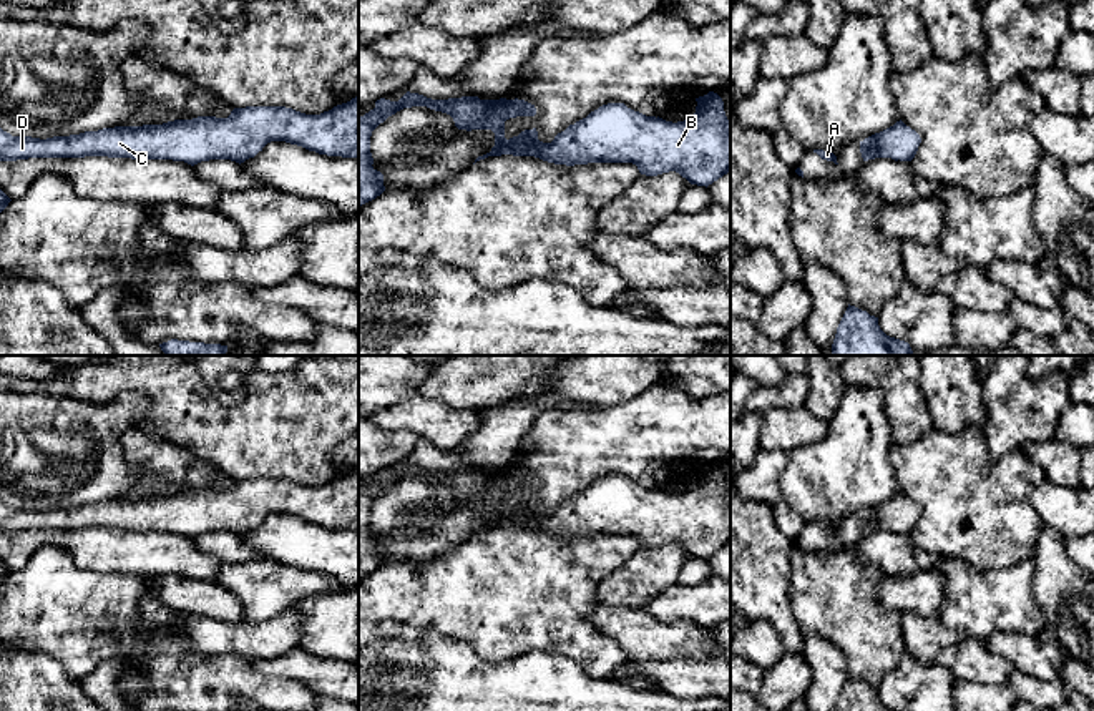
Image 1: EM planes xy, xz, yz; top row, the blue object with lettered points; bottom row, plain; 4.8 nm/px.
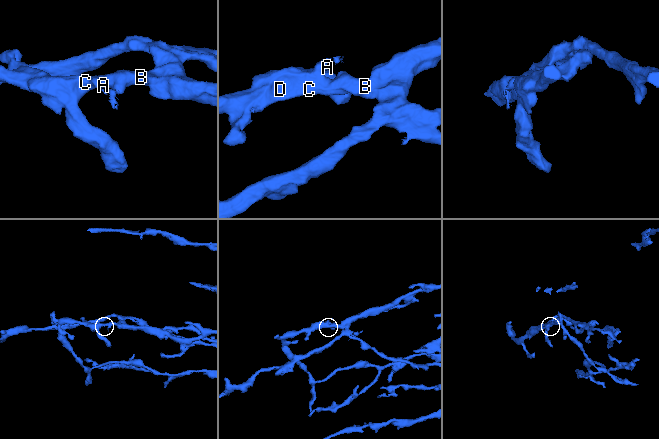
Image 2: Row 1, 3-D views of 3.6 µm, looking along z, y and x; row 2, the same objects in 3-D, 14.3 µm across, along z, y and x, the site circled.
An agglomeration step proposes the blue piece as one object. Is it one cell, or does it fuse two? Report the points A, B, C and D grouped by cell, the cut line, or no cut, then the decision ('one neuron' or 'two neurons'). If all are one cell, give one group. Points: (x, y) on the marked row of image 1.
groups A B C D; cut none; one neuron

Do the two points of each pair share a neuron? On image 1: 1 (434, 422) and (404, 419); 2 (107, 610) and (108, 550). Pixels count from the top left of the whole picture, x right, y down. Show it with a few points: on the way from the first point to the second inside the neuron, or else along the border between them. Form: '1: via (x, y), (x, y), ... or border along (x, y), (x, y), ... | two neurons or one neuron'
1: via (427, 419), (410, 419) | one neuron
2: border along (72, 558), (82, 568), (131, 572), (143, 578) | two neurons

